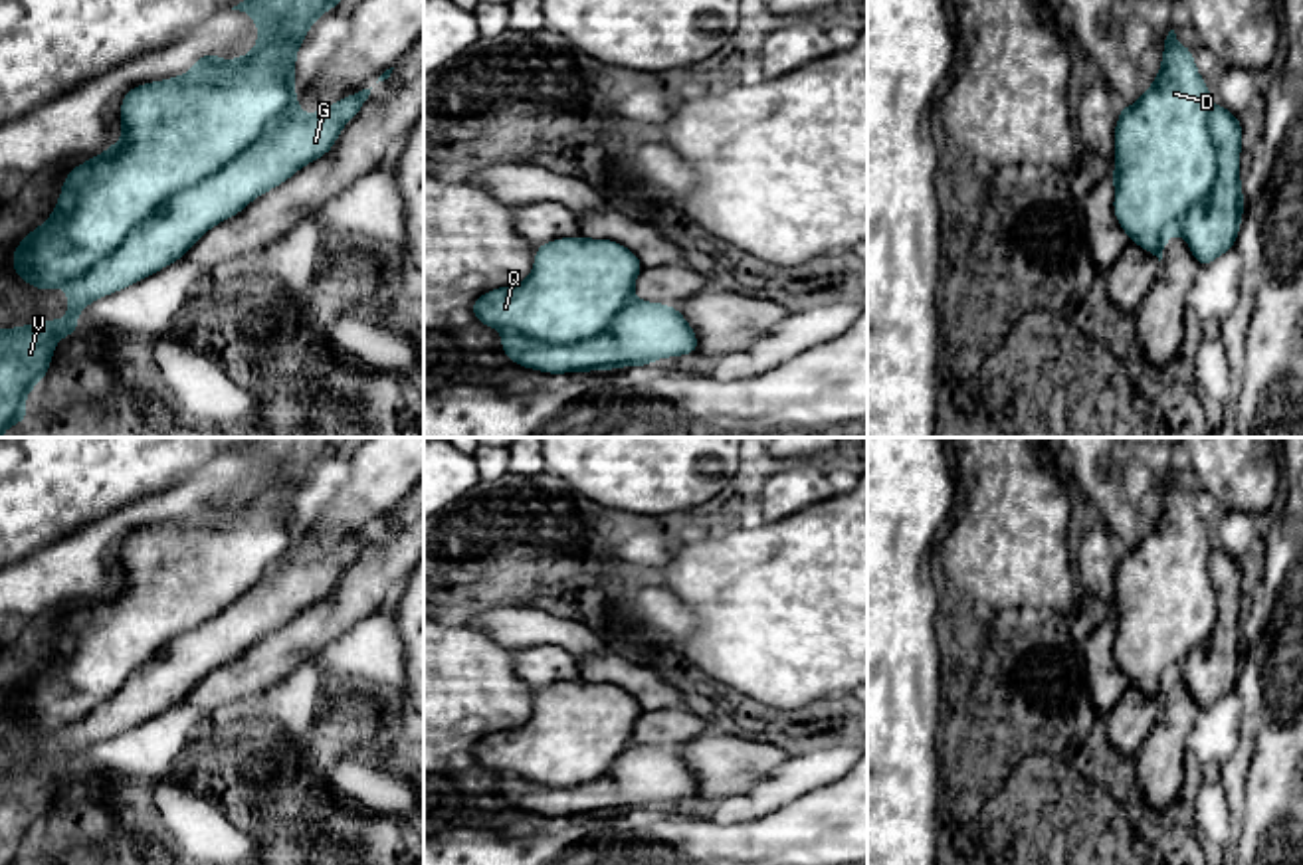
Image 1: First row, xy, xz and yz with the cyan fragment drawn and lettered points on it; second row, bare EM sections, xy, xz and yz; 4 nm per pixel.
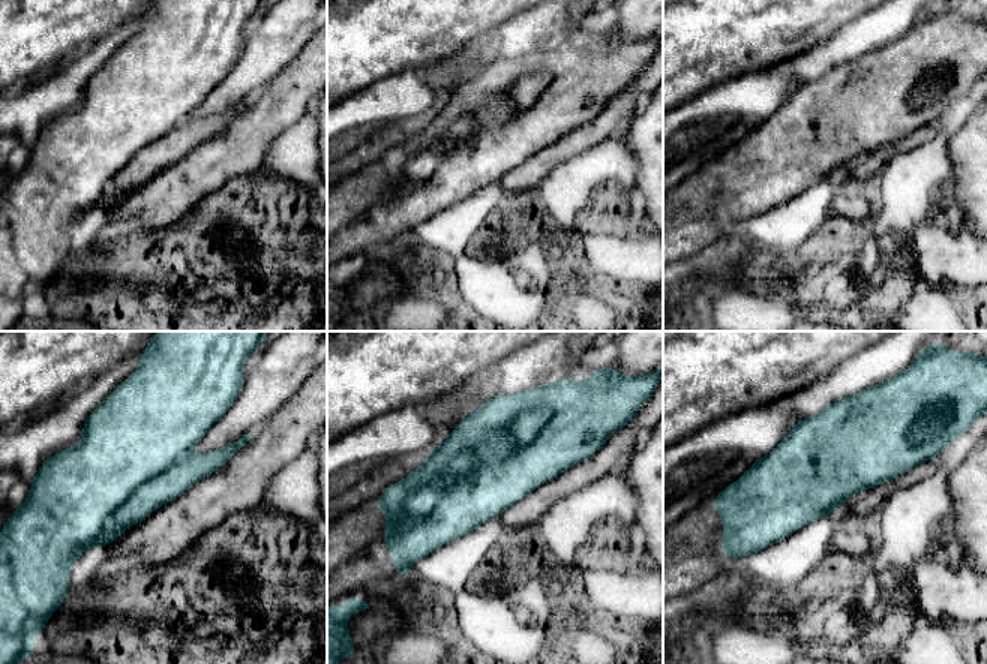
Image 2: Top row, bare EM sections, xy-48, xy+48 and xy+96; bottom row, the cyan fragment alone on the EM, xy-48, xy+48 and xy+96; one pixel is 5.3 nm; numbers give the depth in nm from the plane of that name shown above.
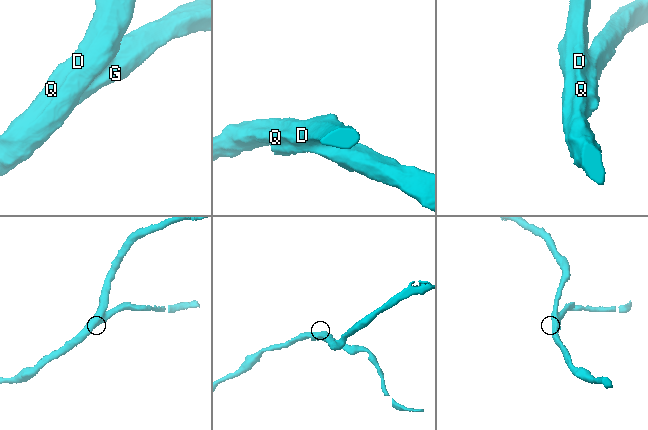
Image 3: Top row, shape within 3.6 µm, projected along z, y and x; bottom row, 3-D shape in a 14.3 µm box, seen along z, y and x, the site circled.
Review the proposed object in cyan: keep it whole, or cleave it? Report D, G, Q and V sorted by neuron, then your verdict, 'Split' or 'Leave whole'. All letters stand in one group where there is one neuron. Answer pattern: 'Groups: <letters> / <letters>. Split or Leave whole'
Groups: D Q V / G. Split

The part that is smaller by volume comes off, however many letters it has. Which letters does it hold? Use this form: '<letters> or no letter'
G

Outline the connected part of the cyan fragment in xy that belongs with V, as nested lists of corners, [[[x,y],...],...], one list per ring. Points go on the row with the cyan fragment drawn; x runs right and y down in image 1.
[[[50,319],[0,331],[0,435],[26,422],[26,394],[42,384],[53,344],[71,333],[79,333],[77,319]]]

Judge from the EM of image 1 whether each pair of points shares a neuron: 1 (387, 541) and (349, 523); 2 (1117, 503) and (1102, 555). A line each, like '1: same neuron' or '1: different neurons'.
1: different neurons
2: different neurons

